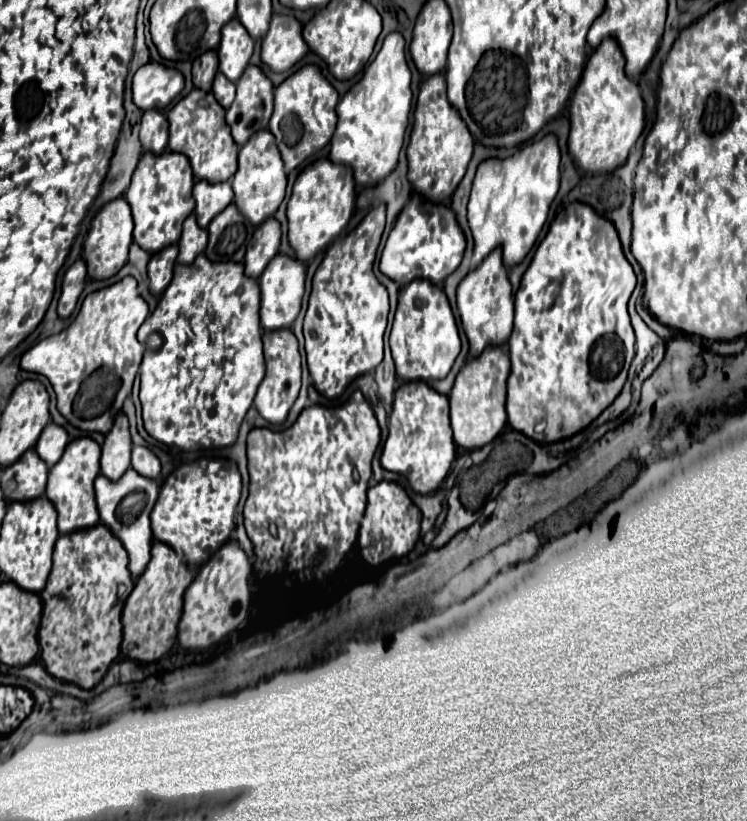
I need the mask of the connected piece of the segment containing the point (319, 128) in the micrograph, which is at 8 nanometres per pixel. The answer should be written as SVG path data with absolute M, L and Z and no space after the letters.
M315 65L301 67L297 73L287 77L279 87L275 87L273 117L269 121L269 131L277 141L287 173L291 173L309 155L313 155L315 151L323 149L329 143L337 125L335 113L337 101L339 101L337 91L331 87L331 83L321 75L319 67Z

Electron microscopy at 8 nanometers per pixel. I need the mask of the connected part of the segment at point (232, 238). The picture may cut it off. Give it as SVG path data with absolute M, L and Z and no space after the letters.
M231 203L207 227L209 231L209 245L205 249L207 259L241 263L245 257L247 239L253 233L253 229L255 227Z

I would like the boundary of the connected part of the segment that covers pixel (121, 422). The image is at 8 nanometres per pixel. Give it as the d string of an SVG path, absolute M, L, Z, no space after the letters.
M123 413L117 415L113 429L105 435L103 455L101 455L101 473L117 481L131 465L131 435L129 423Z

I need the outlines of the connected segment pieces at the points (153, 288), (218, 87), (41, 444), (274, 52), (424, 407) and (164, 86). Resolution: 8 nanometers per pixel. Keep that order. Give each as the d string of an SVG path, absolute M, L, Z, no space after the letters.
M169 245L151 257L151 261L149 261L149 291L153 295L161 295L165 291L165 287L171 283L177 253L179 253L177 245Z
M217 73L215 83L213 83L213 95L219 101L221 107L231 107L235 99L235 83L231 83L223 73Z
M49 423L43 429L43 433L35 445L35 451L47 463L47 467L53 467L61 459L65 445L67 445L67 439L69 439L67 431L55 423Z
M273 15L269 33L261 47L261 59L271 71L287 71L303 59L307 43L301 37L301 29L301 23L293 15Z
M425 381L403 383L395 391L393 411L389 415L389 437L383 447L381 465L387 471L401 473L409 479L415 493L427 495L437 491L455 461L455 443L449 425L449 399Z
M161 63L143 65L133 77L133 103L147 109L165 109L183 89L183 75Z

